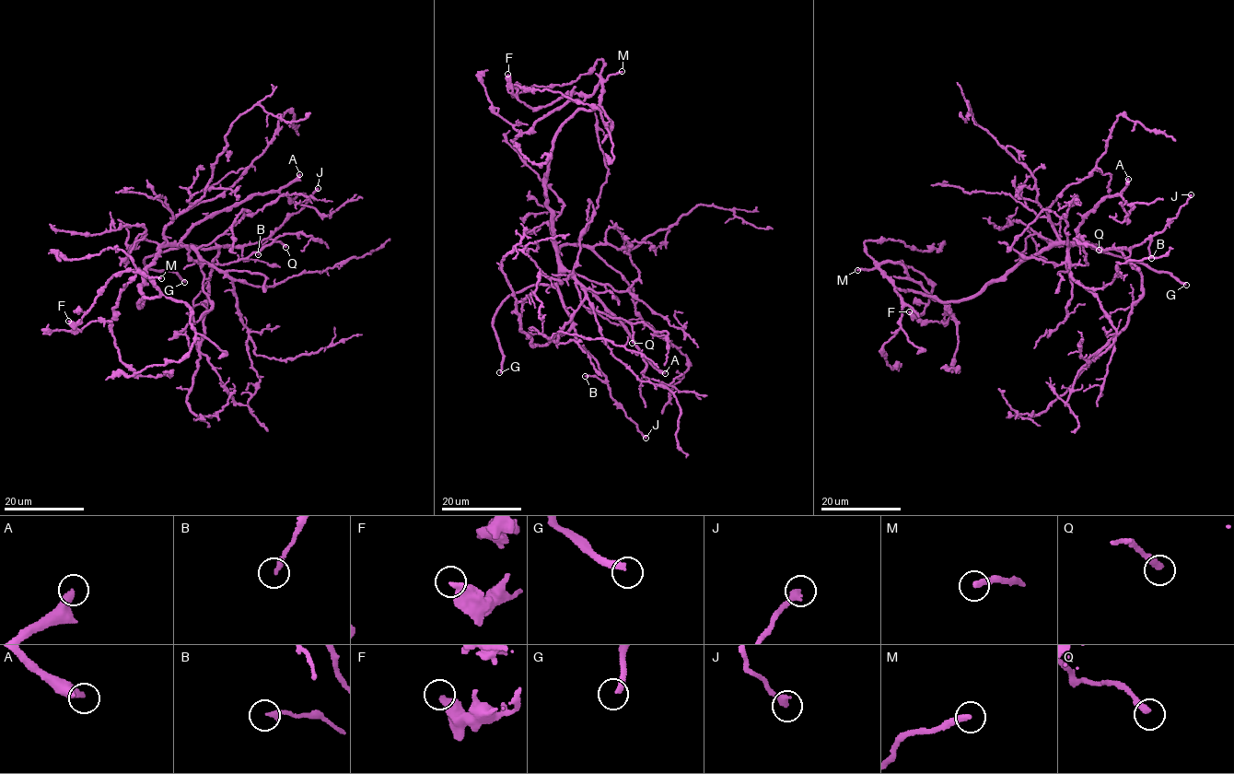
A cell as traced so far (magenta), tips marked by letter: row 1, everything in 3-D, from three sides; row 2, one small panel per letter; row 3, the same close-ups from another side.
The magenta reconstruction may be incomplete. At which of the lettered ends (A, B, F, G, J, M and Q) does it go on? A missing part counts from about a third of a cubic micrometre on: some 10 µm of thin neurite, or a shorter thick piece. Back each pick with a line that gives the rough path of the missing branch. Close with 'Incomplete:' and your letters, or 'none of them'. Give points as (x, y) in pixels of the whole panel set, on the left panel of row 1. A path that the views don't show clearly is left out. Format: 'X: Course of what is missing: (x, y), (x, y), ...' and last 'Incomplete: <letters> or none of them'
Incomplete: A, G, M

